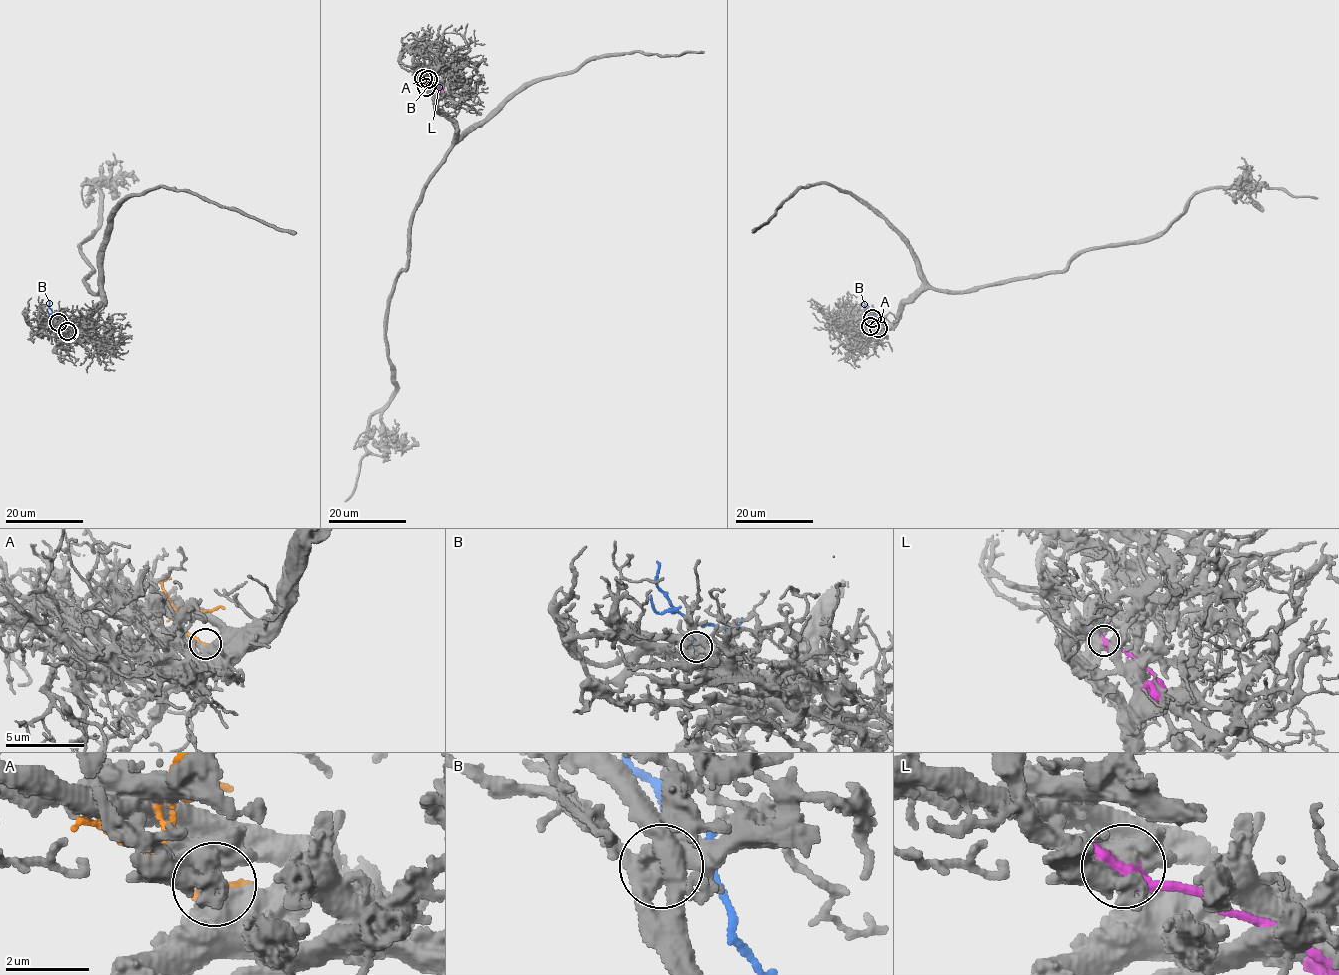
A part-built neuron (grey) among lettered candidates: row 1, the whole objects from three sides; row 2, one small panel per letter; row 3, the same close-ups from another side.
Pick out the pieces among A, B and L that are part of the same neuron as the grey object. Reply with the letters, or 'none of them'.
B

